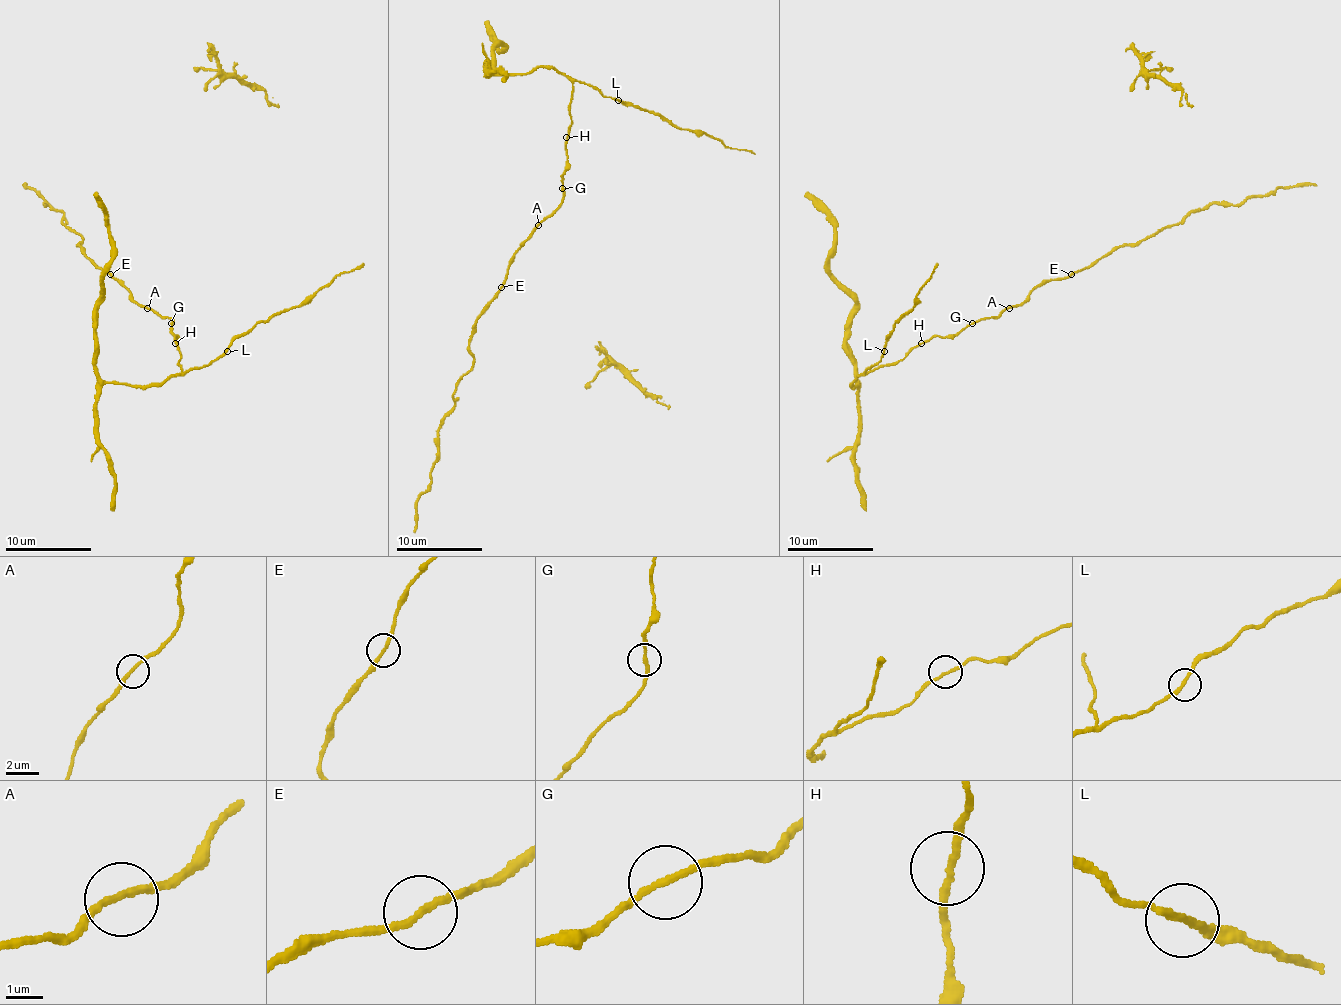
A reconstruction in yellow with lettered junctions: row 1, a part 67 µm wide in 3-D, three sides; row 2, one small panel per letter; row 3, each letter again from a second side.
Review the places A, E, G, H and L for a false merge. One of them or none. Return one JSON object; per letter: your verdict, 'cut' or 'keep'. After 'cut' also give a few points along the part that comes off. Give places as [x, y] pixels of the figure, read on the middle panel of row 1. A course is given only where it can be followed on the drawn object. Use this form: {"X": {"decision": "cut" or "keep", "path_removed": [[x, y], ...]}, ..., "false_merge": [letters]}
{"A": {"decision": "keep"}, "E": {"decision": "keep"}, "G": {"decision": "keep"}, "H": {"decision": "keep"}, "L": {"decision": "keep"}, "false_merge": []}

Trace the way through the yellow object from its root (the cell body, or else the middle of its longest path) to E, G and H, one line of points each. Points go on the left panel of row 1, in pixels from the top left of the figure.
E: (150, 308), (141, 306), (111, 274)
G: (150, 308), (160, 317), (169, 317), (171, 323)
H: (150, 308), (160, 317), (171, 319), (175, 343)

